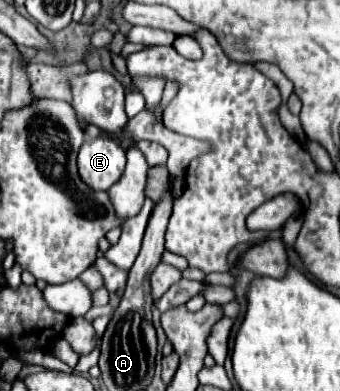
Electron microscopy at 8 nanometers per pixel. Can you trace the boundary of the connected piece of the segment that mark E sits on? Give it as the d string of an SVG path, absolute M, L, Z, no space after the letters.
M109 137L87 139L79 149L77 169L81 181L93 191L109 191L125 169L125 149Z

